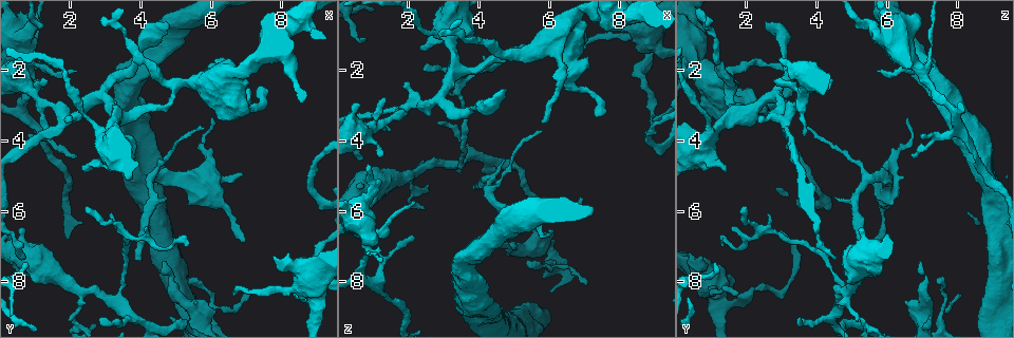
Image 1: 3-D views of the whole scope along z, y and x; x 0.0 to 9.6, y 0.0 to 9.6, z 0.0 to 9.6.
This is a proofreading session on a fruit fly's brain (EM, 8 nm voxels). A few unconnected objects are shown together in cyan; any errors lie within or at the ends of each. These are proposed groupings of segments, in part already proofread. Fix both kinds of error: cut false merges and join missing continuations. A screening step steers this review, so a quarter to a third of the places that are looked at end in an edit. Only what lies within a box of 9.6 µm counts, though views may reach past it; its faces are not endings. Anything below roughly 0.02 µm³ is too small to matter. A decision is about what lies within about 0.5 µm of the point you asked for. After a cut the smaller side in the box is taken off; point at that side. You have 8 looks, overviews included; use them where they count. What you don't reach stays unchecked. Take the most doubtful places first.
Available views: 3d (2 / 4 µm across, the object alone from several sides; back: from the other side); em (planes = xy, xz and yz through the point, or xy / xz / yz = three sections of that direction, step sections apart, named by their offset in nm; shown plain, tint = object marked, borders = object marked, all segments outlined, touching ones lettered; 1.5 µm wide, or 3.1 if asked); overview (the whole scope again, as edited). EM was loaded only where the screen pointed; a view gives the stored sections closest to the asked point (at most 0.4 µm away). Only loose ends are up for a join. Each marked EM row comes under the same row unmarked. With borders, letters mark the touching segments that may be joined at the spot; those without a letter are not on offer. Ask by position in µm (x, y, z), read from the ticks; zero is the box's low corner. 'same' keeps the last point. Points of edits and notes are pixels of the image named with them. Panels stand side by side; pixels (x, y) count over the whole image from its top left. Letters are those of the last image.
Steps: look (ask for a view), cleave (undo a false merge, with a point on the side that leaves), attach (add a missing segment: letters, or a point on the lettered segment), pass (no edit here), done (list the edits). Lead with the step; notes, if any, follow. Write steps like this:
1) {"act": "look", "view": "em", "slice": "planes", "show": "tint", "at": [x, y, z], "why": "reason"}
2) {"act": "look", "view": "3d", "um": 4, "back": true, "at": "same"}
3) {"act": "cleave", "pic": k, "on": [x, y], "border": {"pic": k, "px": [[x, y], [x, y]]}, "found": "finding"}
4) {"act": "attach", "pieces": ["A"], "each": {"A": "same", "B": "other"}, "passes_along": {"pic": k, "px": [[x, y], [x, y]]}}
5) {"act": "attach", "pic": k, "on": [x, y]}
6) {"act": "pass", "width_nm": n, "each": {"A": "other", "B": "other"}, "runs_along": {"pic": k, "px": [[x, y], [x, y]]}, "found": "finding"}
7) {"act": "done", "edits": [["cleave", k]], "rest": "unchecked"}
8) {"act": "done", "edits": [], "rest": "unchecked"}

{"act": "look", "view": "3d", "um": 2, "back": true, "at": [0.85, 2.00, 7.05], "why": "sharp bend"}

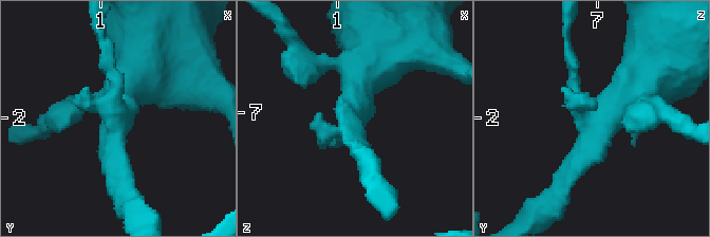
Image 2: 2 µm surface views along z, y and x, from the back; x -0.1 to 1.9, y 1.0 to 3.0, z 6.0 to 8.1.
{"act": "look", "view": "em", "slice": "xy", "step": 4, "show": "tint", "at": [0.90, 1.94, 7.08], "arms": 4}

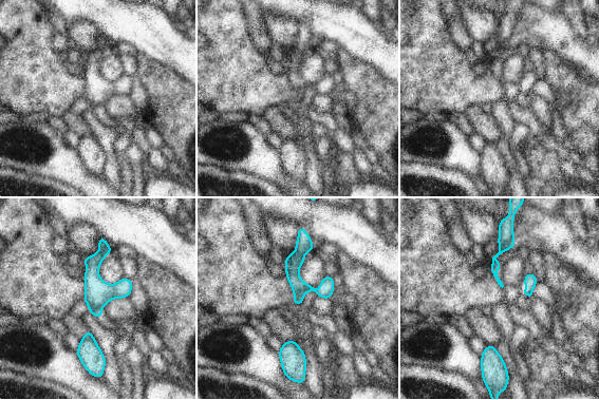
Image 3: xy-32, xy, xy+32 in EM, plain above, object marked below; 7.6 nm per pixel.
{"act": "look", "view": "em", "slice": "planes", "show": "borders", "at": "same", "why": "another direction"}

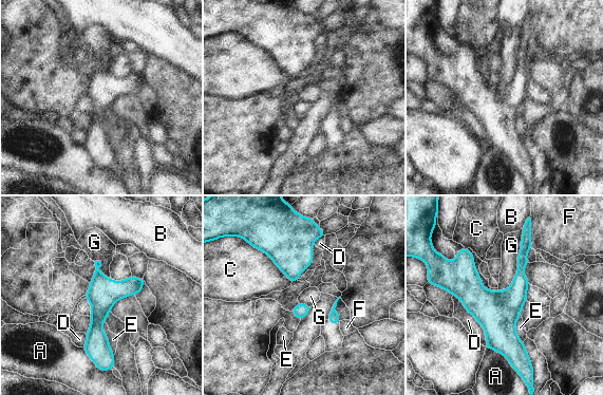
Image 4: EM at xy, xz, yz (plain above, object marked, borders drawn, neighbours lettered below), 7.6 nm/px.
{"act": "pass", "width_nm": 240, "each": {"A": "other", "B": "other", "C": "other", "D": "other", "E": "other", "F": "other", "G": "other"}, "runs_along": {"pic": 4, "px": [[526, 237], [508, 303], [512, 360]]}, "found": "continuous, no second neuron"}

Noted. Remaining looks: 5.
{"act": "look", "view": "em", "slice": "planes", "show": "borders", "at": [3.80, 7.35, 5.40], "why": "free end"}

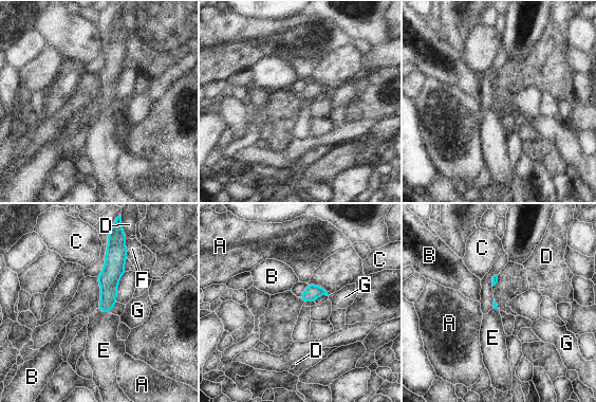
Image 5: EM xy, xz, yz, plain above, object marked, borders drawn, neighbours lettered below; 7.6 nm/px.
{"act": "attach", "pieces": ["E"], "each": {"A": "other", "B": "other", "C": "other", "D": "other", "E": "same", "F": "other", "G": "other"}, "passes_along": {"pic": 5, "px": [[109, 280], [104, 312], [103, 345]]}, "found": "the neuron continues"}

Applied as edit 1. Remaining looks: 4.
{"act": "look", "view": "overview", "why": "redraw"}

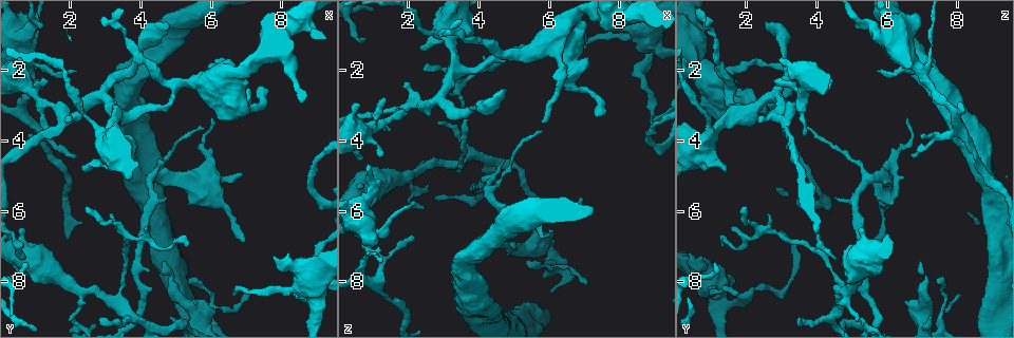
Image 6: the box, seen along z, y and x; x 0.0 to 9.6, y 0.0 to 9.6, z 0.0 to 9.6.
{"act": "look", "view": "em", "slice": "planes", "show": "borders", "at": [7.10, 2.30, 0.55], "why": "thick end"}

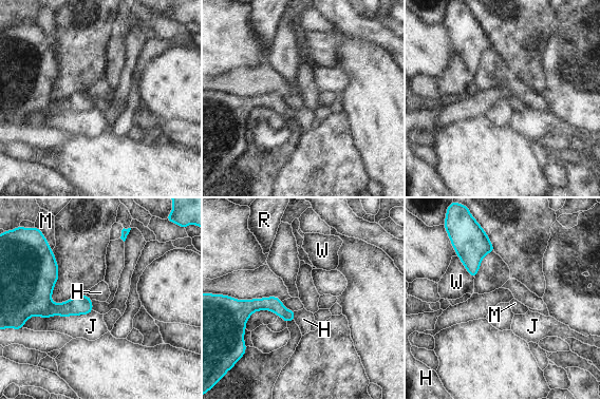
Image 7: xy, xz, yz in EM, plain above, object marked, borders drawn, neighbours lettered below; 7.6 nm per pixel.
{"act": "pass", "longest_contact_nm": ["J", 480], "each": {"H": "other", "J": "other", "M": "other", "R": "other", "W": "other"}, "found": "no lettered segment goes on from it"}

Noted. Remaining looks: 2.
{"act": "done", "edits": [["attach", 5]], "rest": "unchecked"}

